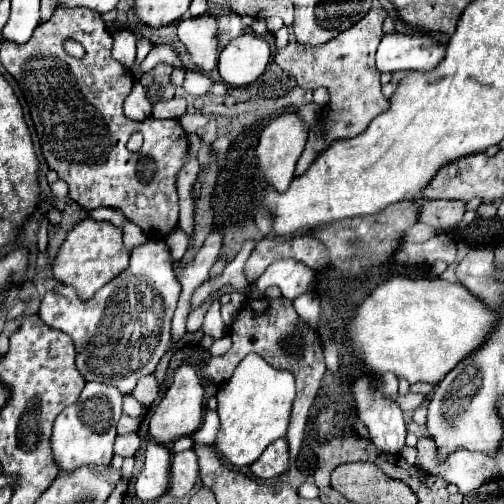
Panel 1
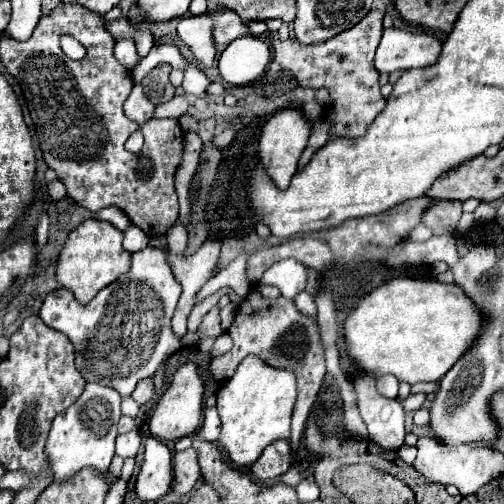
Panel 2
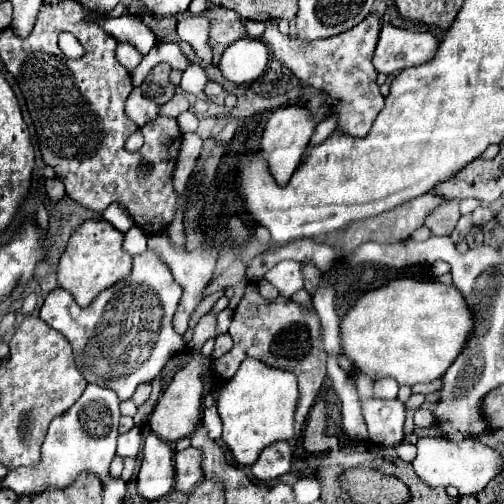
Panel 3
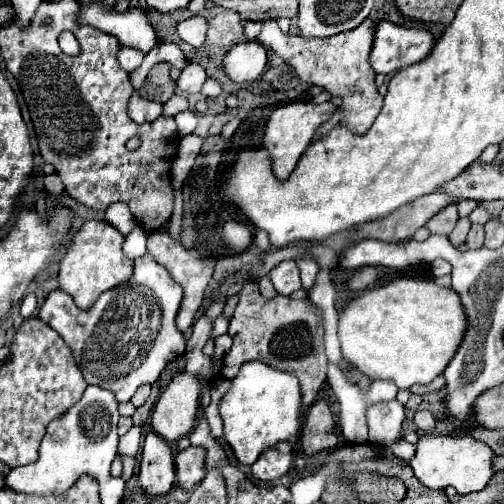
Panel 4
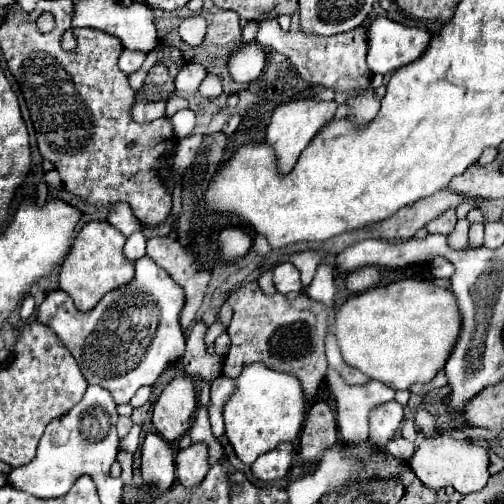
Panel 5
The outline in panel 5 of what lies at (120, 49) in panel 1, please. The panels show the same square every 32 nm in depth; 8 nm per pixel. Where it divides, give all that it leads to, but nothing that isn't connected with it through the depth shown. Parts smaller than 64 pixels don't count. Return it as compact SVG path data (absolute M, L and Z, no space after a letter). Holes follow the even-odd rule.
M124 48L122 54L120 54L120 70L122 70L124 74L132 74L132 72L136 72L136 70L142 66L144 58L146 58L146 54Z

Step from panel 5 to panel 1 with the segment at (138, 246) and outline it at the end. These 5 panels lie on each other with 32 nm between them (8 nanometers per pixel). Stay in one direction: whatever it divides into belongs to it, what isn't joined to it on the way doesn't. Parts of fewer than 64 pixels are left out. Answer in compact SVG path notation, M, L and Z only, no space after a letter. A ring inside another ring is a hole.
M130 220L124 222L122 230L124 230L124 246L126 246L128 250L132 250L132 248L136 248L136 246L140 246L140 244L144 244L144 242L148 240L148 238L144 236L144 232L140 230L140 226L132 224Z

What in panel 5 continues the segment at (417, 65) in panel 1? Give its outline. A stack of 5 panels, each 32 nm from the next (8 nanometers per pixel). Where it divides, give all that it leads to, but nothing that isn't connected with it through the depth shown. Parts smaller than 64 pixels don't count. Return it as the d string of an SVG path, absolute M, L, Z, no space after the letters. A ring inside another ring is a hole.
M386 16L370 18L370 22L366 26L368 26L368 36L370 36L368 66L374 74L390 74L390 72L398 70L400 66L416 62L426 52L426 48L430 44L430 36L432 36L428 30L408 28L408 26L402 26L398 22L392 22Z

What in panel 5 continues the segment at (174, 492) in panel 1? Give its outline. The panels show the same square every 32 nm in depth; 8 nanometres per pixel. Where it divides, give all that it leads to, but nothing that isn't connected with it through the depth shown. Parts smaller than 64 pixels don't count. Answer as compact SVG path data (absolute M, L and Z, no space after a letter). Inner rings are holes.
M192 444L176 456L176 480L184 488L198 486L210 468L206 444Z

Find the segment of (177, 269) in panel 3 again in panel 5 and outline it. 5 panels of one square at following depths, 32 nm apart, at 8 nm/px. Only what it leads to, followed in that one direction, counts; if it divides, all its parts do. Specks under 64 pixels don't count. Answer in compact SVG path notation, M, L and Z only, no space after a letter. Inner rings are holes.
M152 236L148 240L146 254L184 288L186 304L182 308L180 324L182 330L186 330L204 302L204 292L212 270L200 264L192 252L184 252L182 244L172 236Z

